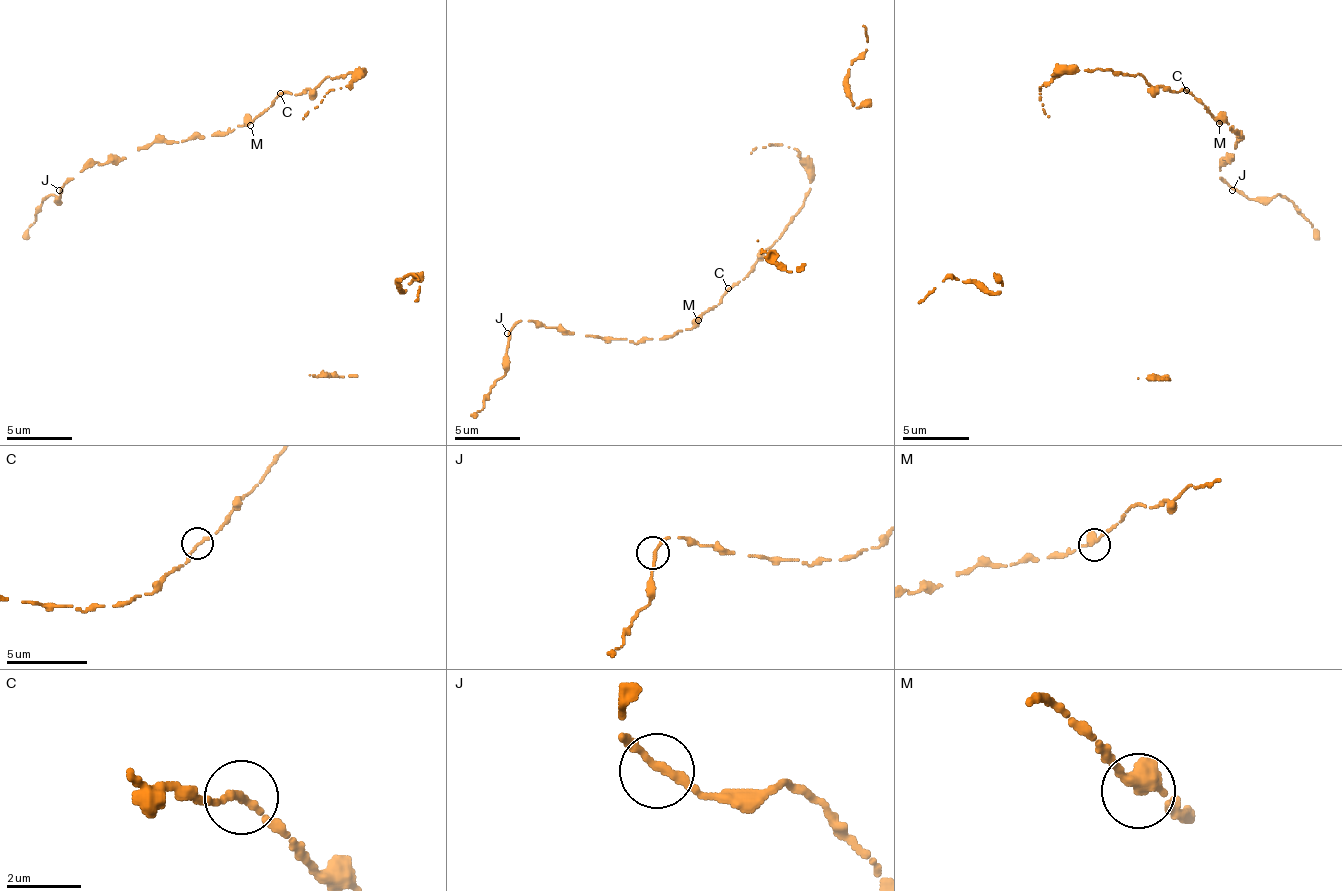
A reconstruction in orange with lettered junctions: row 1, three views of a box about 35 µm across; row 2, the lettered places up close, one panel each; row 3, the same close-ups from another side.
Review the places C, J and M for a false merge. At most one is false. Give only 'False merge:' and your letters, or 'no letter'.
False merge: no letter

